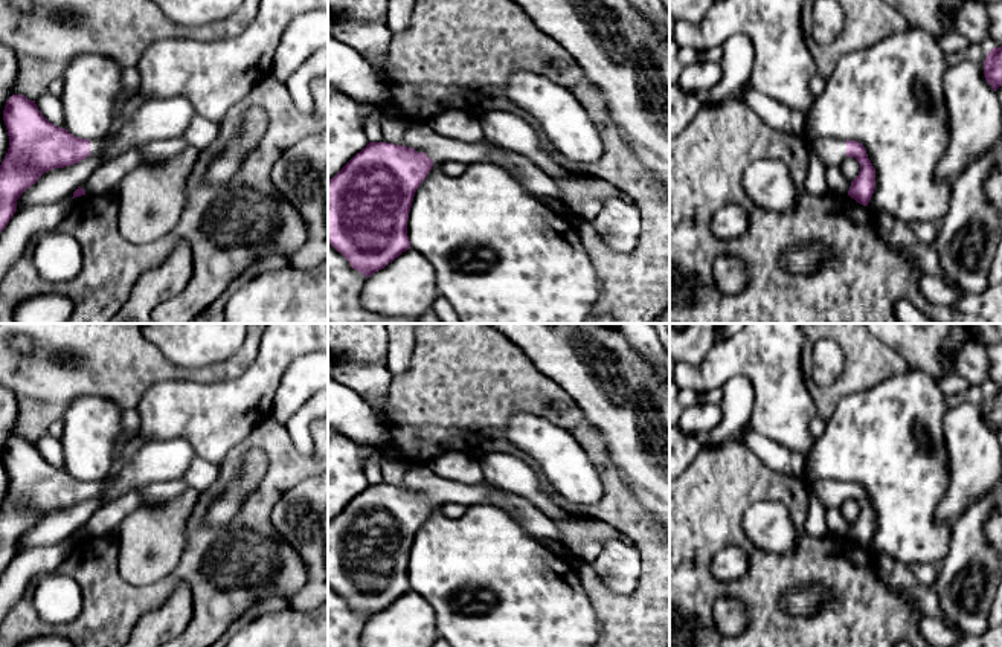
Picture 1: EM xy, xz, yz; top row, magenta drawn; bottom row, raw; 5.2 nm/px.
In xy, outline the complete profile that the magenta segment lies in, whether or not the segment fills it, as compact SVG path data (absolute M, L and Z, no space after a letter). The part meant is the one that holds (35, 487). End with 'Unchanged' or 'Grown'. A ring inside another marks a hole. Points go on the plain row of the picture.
M12 436L3 462L9 490L0 507L0 575L17 554L17 542L47 513L99 497L105 504L149 482L177 481L195 458L191 443L149 441L113 479L81 481L50 465L35 443Z. Grown

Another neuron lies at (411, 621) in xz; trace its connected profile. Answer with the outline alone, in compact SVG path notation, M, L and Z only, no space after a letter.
M410 589L366 621L360 642L361 647L433 647L438 638L435 609Z

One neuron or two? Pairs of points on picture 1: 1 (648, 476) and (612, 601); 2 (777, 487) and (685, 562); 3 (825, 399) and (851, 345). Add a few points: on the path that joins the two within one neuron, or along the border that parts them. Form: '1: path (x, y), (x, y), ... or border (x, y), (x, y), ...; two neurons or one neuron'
1: border (621, 473), (629, 490), (653, 516); two neurons
2: path (752, 487), (700, 537); one neuron
3: path (839, 386), (851, 374), (851, 359); one neuron

